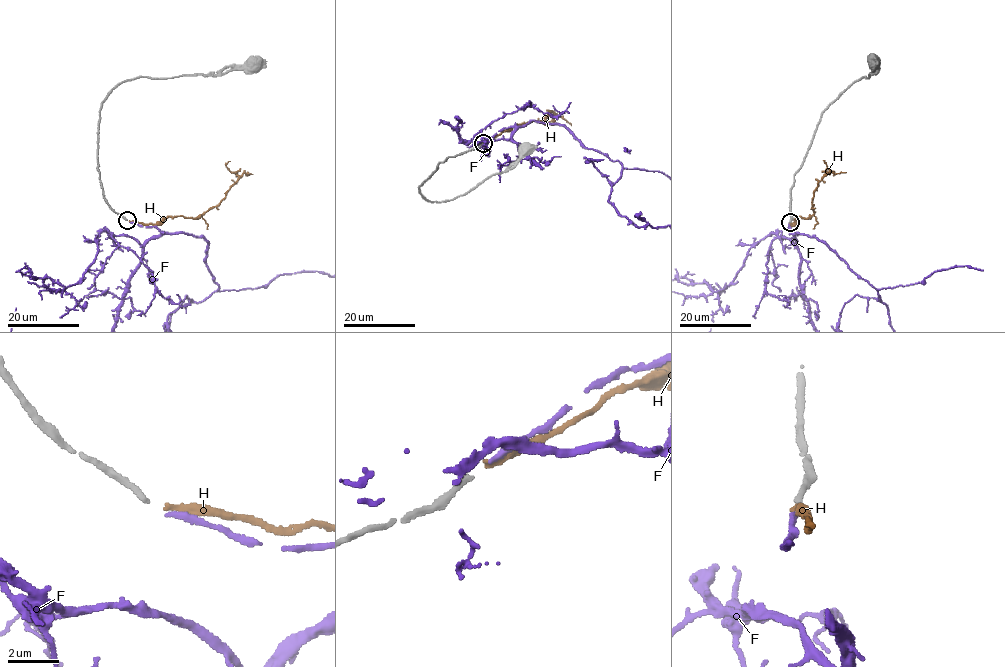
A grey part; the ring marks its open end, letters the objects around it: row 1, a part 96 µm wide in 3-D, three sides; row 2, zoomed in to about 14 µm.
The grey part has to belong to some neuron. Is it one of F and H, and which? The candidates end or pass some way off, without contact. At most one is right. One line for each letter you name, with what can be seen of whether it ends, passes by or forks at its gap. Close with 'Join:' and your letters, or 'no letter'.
F: it ends
Join: F

